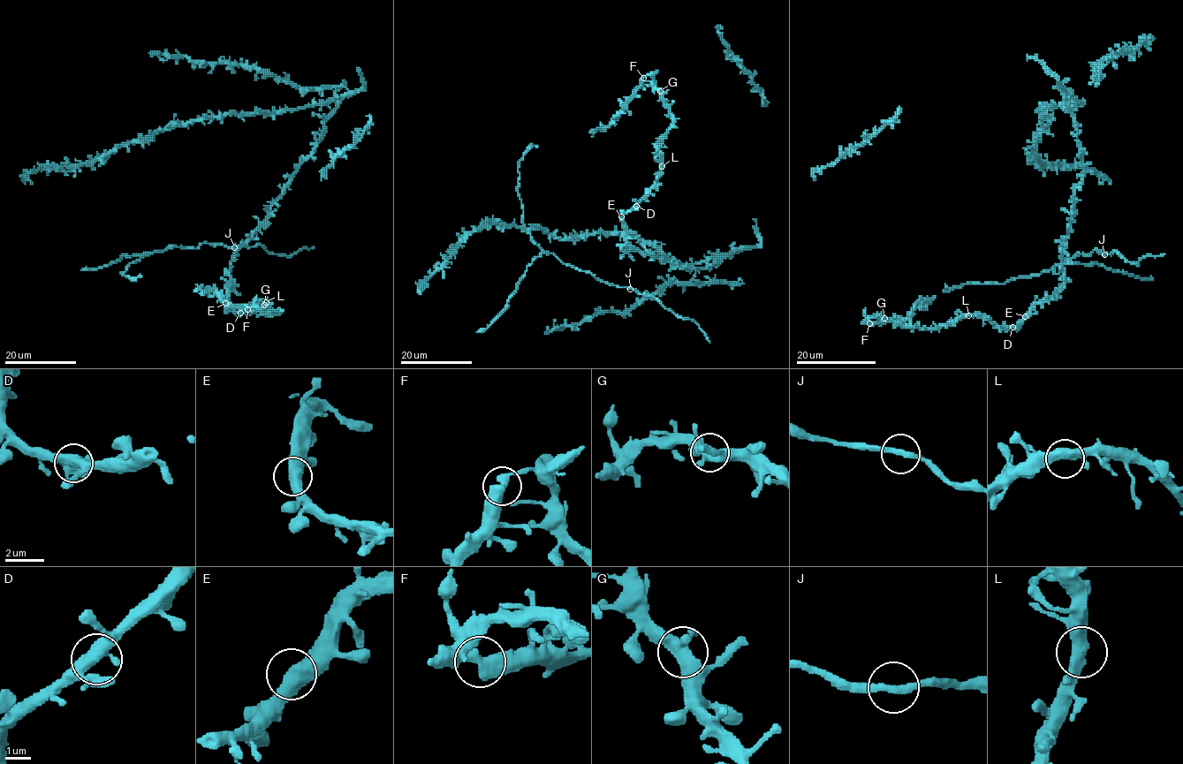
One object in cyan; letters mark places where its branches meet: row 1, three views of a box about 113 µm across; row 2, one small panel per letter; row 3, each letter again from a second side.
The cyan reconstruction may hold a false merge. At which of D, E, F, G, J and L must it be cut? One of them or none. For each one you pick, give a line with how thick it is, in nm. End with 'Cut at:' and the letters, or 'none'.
F: 550 nm
Cut at: F

